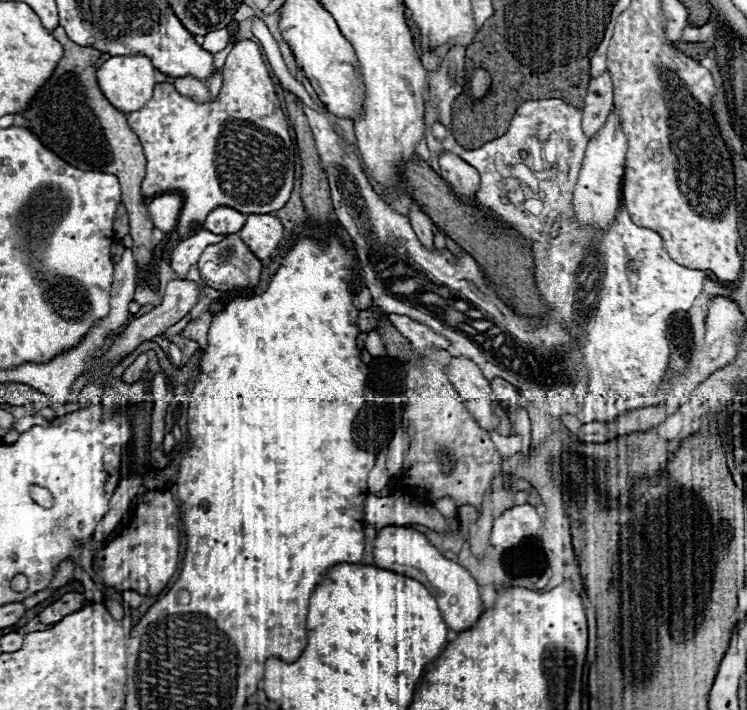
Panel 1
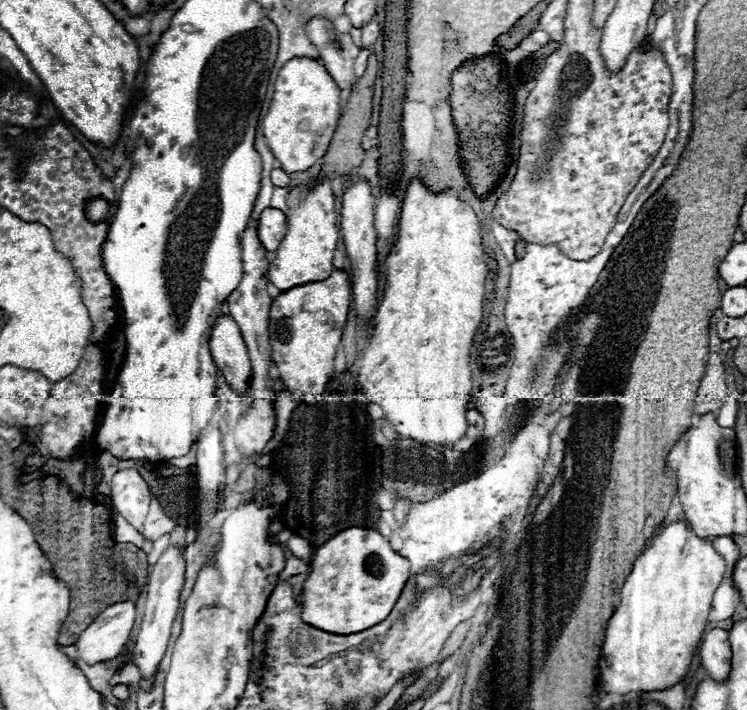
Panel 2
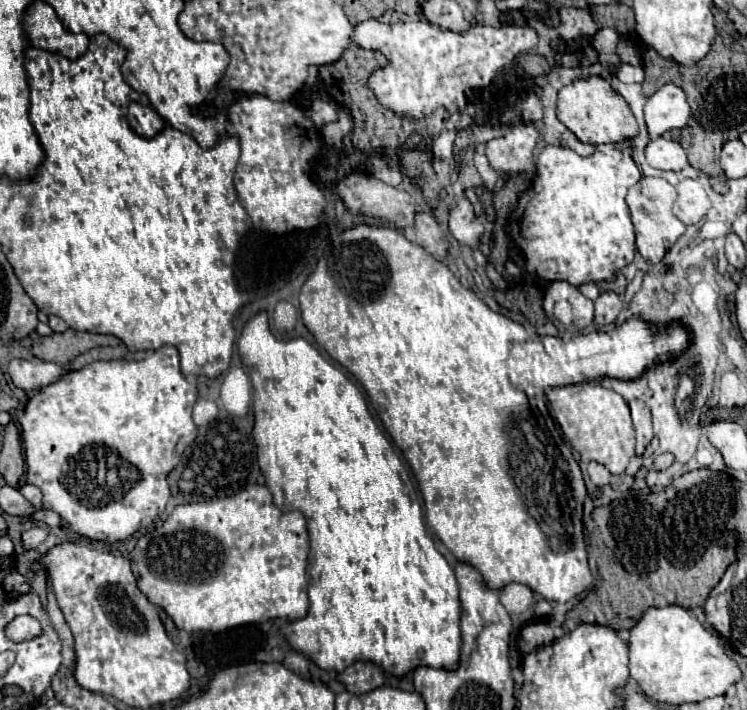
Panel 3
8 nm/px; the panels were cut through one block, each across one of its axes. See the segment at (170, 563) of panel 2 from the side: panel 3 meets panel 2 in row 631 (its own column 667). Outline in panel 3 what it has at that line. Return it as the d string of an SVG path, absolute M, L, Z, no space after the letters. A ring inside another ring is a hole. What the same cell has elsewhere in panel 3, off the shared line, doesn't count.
M664 136L658 140L652 140L646 146L646 162L652 168L674 170L674 172L680 172L688 166L686 150L672 138L664 138Z

